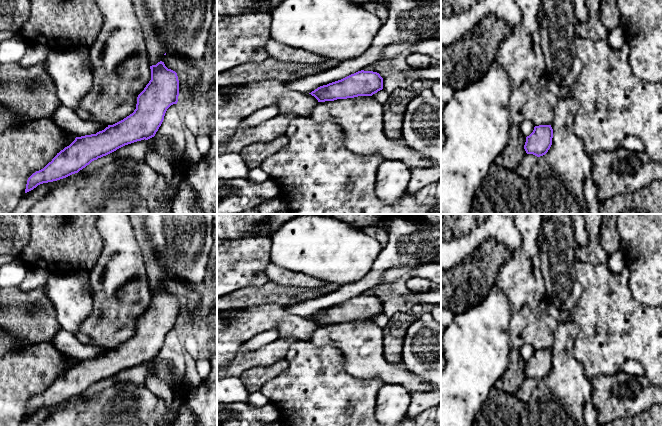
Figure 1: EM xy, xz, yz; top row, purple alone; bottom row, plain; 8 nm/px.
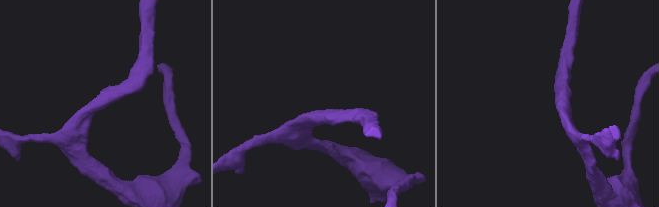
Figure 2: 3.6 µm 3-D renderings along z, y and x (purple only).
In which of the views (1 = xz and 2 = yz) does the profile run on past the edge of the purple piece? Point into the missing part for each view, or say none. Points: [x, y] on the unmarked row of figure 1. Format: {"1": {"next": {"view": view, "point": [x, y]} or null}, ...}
{"1": {"next": null}, "2": {"next": null}}

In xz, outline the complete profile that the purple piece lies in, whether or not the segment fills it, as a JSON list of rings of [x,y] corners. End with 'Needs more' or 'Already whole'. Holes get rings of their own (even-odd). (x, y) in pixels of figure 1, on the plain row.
[[[358,295],[341,304],[323,309],[311,318],[318,326],[334,325],[337,323],[372,320],[383,313],[383,302],[373,295]]]. Already whole

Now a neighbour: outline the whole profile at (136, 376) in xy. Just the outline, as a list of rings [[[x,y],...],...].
[[[155,361],[125,369],[106,380],[92,385],[78,397],[72,398],[68,401],[77,402],[82,399],[96,399],[105,390],[119,385],[131,386],[134,388],[146,388],[147,376],[151,372],[159,372]]]

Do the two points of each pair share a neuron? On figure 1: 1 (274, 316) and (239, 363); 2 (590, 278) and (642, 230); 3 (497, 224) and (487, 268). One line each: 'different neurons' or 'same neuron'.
1: different neurons
2: different neurons
3: different neurons

